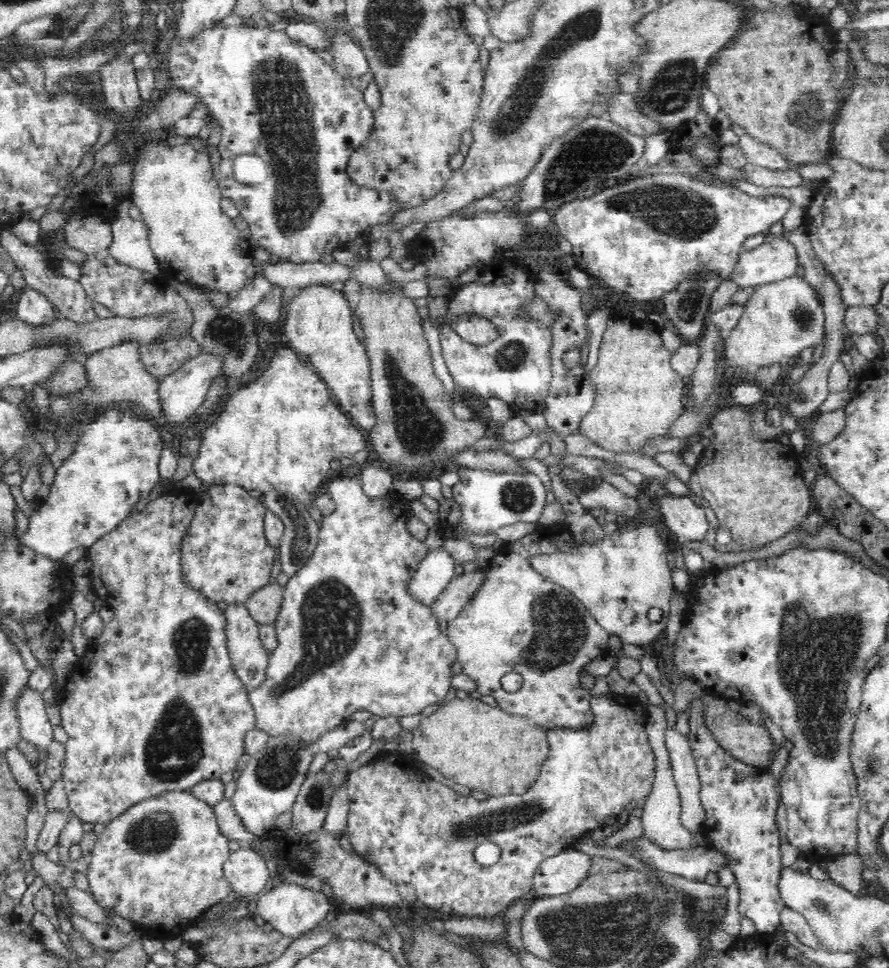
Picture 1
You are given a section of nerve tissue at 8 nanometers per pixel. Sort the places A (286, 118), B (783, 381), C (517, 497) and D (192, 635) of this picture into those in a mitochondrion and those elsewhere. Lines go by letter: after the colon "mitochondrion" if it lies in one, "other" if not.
A: mitochondrion
B: other
C: mitochondrion
D: mitochondrion

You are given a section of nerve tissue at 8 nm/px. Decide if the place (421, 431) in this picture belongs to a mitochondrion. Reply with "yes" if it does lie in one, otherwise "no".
yes

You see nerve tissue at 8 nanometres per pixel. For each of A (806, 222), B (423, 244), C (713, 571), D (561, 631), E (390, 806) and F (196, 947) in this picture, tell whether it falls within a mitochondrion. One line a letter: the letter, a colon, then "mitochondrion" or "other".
A: other
B: other
C: other
D: mitochondrion
E: other
F: other

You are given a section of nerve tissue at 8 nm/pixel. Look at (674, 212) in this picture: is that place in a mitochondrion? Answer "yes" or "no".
yes

